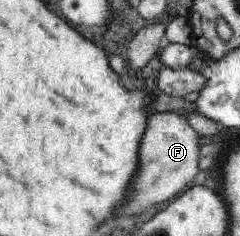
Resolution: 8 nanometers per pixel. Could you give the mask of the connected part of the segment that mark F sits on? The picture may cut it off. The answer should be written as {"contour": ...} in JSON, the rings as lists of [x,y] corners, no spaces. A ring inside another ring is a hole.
{"contour":[[[165,111],[151,115],[142,138],[140,148],[140,169],[136,176],[135,186],[128,196],[127,204],[121,208],[121,214],[141,214],[145,208],[164,200],[173,200],[181,190],[195,180],[201,168],[199,166],[200,146],[199,134],[189,121],[185,113],[179,111]]]}

